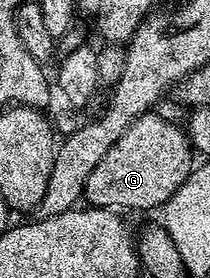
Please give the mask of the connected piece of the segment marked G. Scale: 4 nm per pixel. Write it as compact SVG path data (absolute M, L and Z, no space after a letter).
M148 111L109 147L105 159L93 167L87 180L85 201L91 207L110 207L116 211L123 209L158 210L185 183L190 175L193 146L187 130L182 124L174 125L166 121L159 111Z

